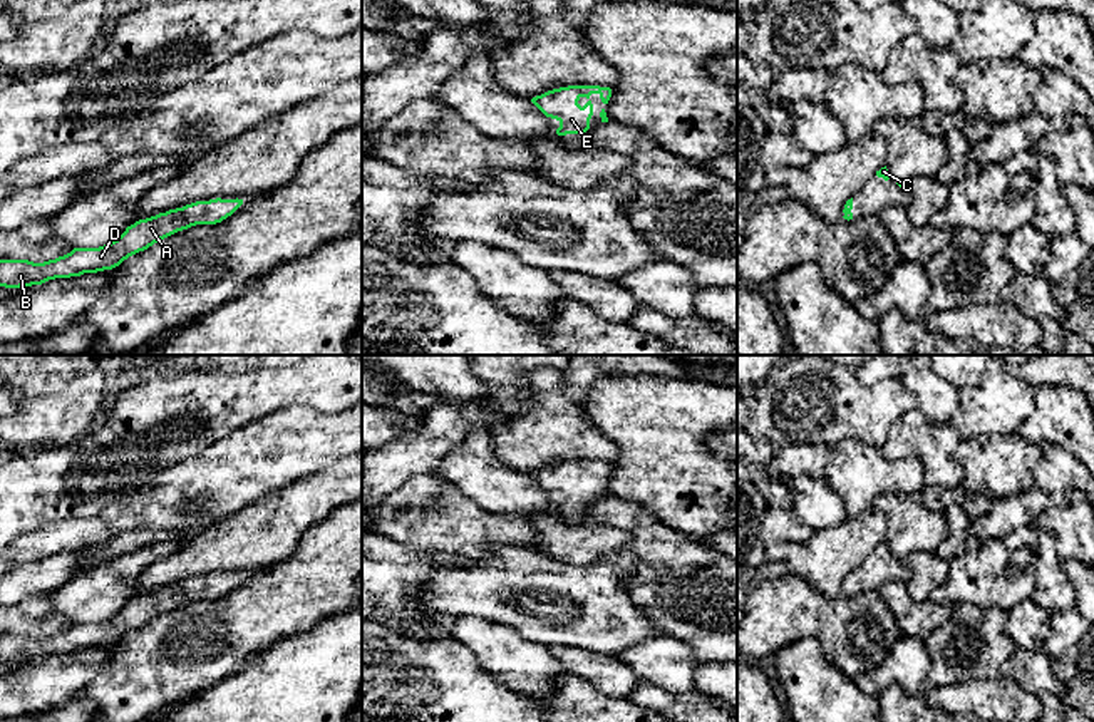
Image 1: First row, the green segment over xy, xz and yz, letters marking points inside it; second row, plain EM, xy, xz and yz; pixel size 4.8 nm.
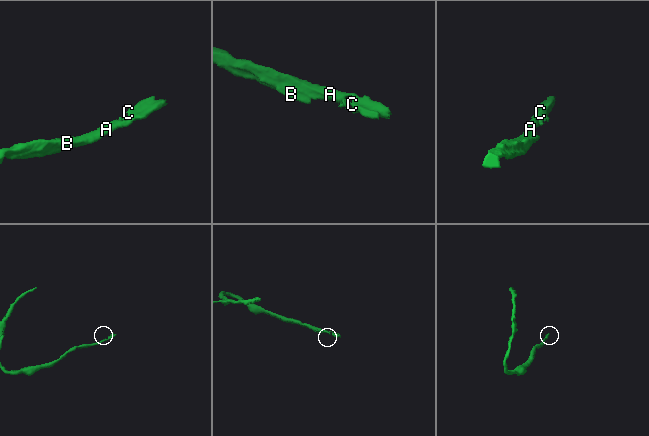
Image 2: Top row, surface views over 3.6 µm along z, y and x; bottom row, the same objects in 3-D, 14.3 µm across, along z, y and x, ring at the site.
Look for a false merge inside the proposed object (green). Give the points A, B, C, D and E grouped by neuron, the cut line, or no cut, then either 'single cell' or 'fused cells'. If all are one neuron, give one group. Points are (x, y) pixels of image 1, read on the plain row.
A B C D E; no cut; single cell

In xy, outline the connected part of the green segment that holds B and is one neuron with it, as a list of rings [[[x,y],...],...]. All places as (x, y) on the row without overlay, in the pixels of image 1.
[[[243,575],[196,576],[127,601],[114,616],[99,623],[74,623],[70,628],[34,638],[28,635],[0,635],[0,662],[20,663],[42,660],[55,653],[80,652],[119,642],[129,632],[154,618],[196,600],[216,600],[231,591]]]

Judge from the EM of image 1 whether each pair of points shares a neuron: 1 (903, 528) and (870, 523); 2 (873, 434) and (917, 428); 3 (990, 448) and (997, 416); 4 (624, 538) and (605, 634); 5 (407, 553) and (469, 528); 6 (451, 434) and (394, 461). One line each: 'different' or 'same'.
1: different
2: different
3: different
4: different
5: different
6: same

